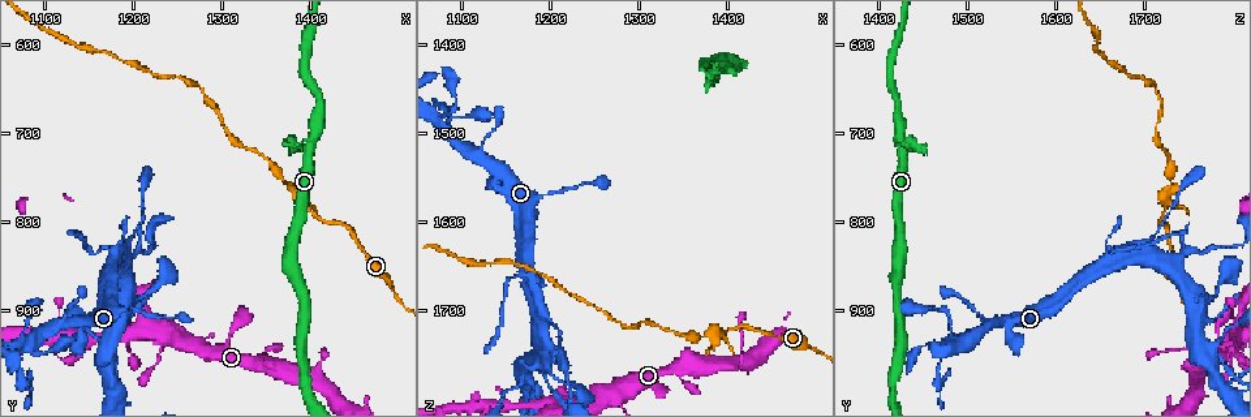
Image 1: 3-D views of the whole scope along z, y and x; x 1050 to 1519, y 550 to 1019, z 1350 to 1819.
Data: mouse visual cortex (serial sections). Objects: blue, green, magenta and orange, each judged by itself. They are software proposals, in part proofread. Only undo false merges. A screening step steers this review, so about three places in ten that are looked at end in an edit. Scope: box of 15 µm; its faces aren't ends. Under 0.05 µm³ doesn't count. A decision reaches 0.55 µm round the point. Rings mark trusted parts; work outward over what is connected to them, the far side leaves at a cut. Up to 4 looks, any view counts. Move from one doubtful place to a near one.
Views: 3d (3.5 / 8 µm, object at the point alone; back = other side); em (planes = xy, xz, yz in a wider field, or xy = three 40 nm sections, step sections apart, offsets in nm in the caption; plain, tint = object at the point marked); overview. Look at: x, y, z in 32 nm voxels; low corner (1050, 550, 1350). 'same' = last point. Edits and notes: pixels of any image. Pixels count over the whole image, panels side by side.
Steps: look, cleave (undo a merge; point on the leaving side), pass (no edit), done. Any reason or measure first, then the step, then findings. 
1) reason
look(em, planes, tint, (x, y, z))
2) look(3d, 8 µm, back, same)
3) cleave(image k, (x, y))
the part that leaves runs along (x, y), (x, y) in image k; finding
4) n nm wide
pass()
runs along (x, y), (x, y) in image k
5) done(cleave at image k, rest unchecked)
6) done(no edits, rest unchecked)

thick turns thin
look(3d, 3.5 µm, (1380, 765, 1730))

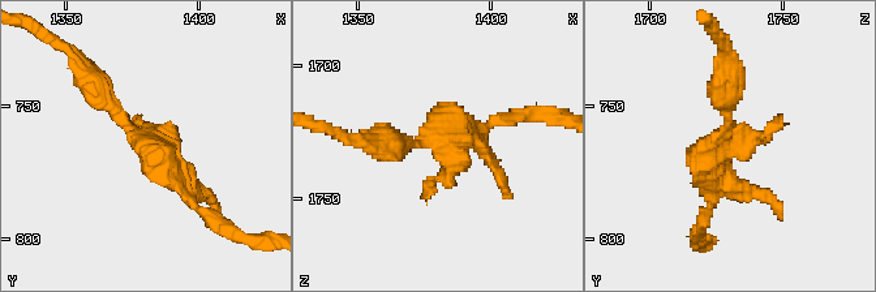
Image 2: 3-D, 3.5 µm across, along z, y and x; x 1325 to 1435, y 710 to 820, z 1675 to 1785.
look(em, xy, step 3, tint, (1385, 766, 1725))

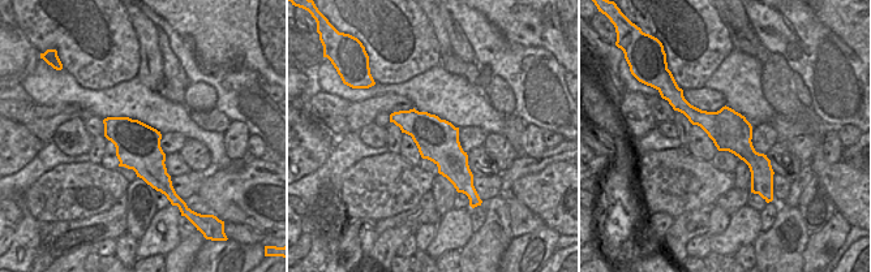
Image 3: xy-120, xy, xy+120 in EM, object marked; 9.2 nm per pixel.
400 nm wide
cleave(image 2, (765, 194))
two cells meet here

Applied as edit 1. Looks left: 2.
small branch off a trunk
look(3d, 8 µm, (1180, 850, 1660))

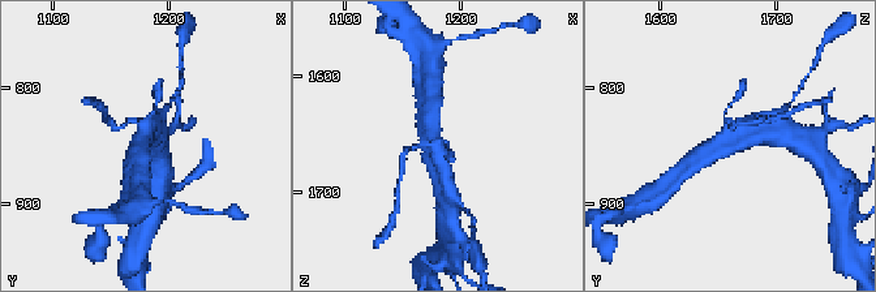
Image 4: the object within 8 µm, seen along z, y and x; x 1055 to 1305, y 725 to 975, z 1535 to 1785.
look(em, planes, tint, (1178, 846, 1662))

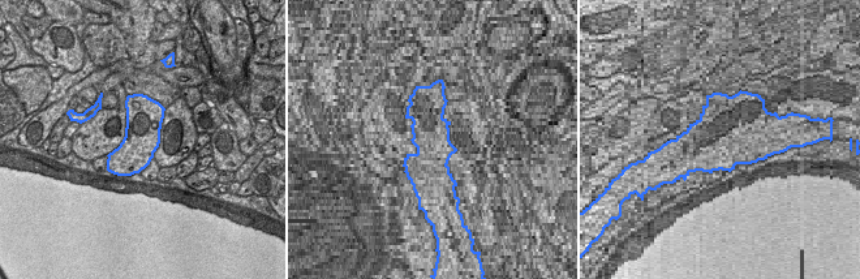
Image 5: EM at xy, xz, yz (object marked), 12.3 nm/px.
pass()
runs along (698, 157), (741, 134), (765, 134) in image 4; all the same cell

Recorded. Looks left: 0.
done(cleave at image 2, rest unchecked)

